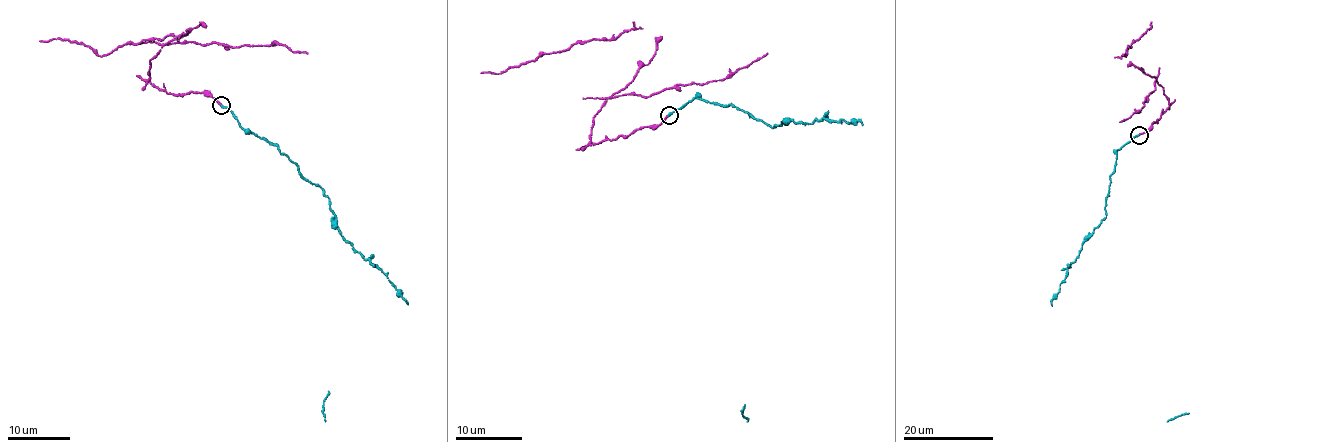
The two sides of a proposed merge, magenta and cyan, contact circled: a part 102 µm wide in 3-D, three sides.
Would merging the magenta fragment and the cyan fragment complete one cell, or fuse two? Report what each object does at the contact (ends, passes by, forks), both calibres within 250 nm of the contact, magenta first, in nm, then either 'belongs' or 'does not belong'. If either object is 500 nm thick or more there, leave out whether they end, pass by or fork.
magenta ends; cyan ends; calibres 220 and 220 nm; does not belong

